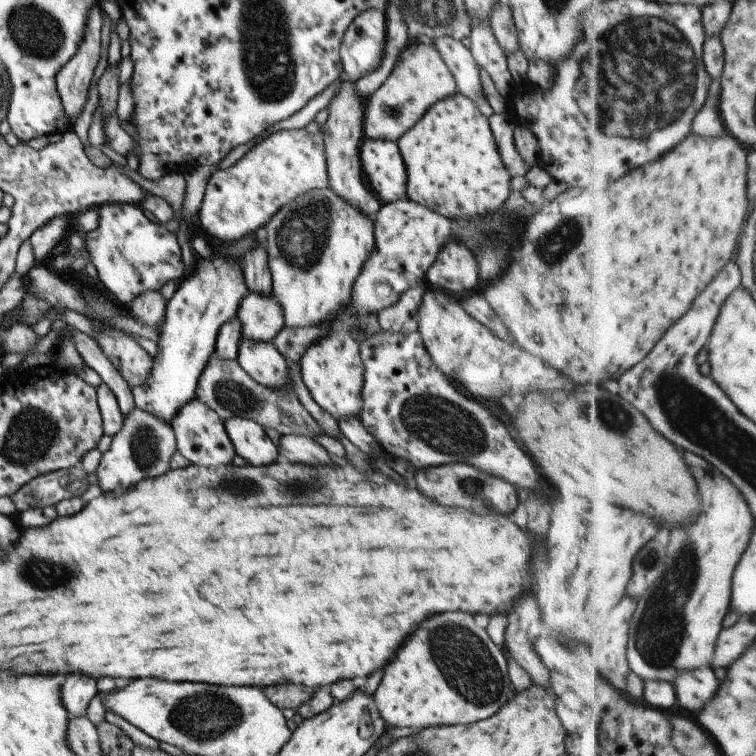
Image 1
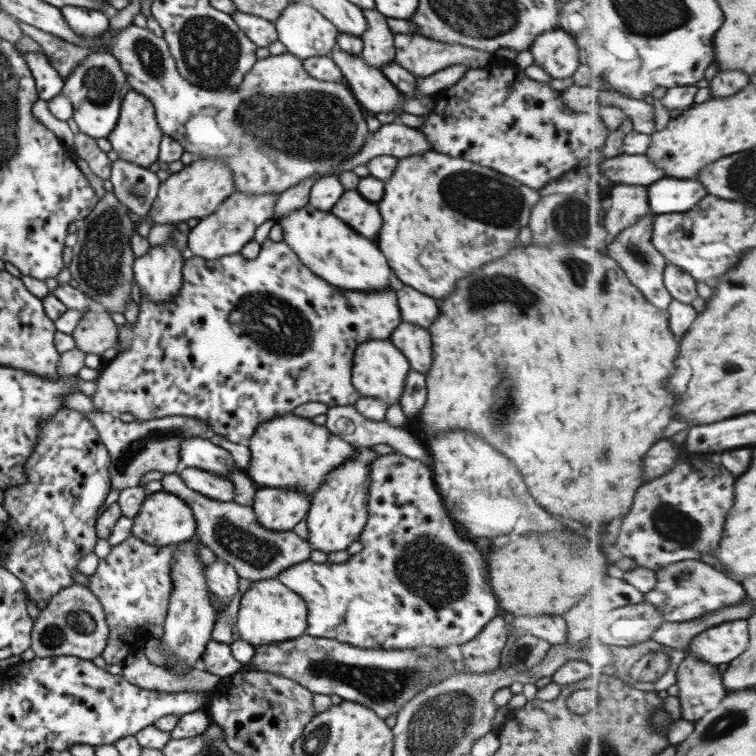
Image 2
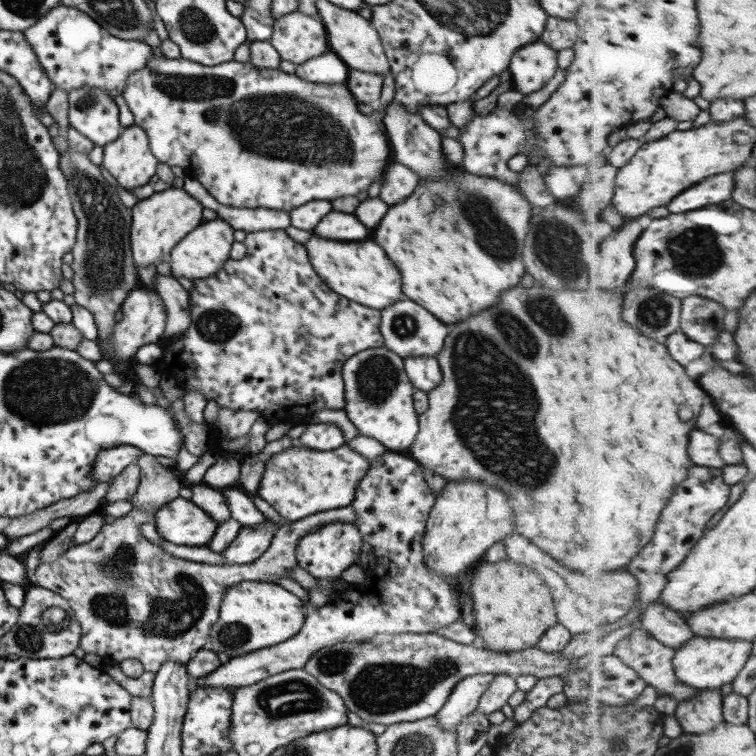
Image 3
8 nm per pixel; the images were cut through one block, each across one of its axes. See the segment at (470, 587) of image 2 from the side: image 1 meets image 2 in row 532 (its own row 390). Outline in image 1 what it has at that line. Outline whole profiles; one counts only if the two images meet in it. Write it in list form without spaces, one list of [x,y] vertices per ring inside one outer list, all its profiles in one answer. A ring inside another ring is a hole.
[[[377,331],[360,342],[359,356],[362,362],[361,410],[359,422],[383,450],[385,457],[399,459],[417,471],[453,463],[465,463],[500,478],[514,488],[533,491],[537,486],[537,468],[531,458],[519,448],[509,435],[507,428],[483,406],[485,402],[471,400],[469,394],[459,389],[431,362],[420,334],[390,333]]]

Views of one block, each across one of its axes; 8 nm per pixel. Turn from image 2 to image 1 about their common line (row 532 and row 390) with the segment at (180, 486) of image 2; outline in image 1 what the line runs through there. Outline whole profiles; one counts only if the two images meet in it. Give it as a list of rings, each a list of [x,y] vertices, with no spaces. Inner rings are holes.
[[[211,356],[199,375],[195,398],[216,412],[222,421],[233,417],[249,419],[266,432],[275,432],[281,437],[301,435],[313,439],[316,434],[325,434],[299,403],[290,376],[284,385],[270,389],[256,383],[235,360],[221,360]]]

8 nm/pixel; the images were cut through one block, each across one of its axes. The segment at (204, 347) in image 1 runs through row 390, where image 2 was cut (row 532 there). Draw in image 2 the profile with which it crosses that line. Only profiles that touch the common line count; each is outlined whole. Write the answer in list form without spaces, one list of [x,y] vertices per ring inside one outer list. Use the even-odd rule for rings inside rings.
[[[165,491],[153,492],[144,497],[139,512],[132,518],[130,535],[147,545],[177,545],[195,538],[195,521],[192,510],[177,496]]]

